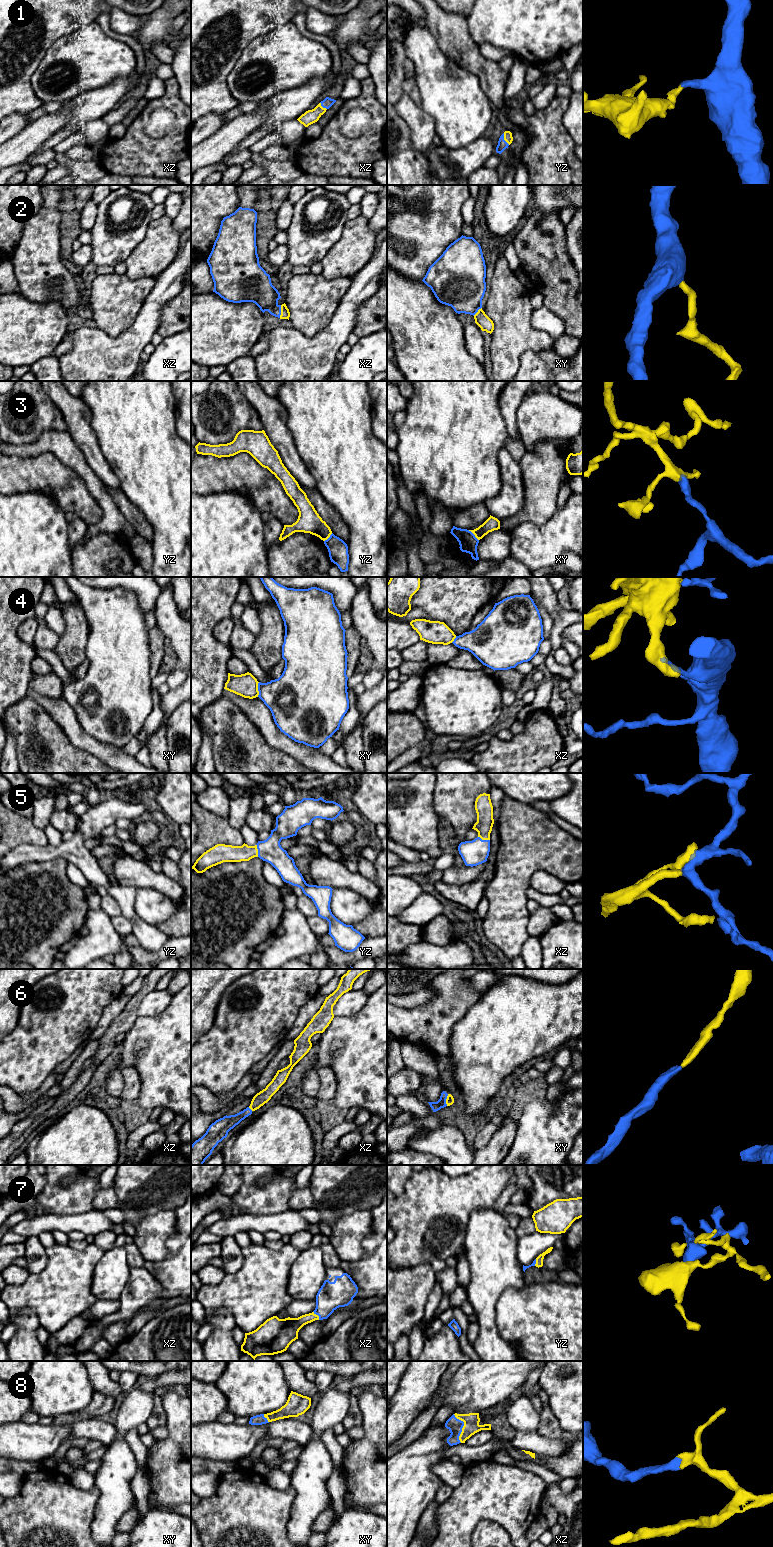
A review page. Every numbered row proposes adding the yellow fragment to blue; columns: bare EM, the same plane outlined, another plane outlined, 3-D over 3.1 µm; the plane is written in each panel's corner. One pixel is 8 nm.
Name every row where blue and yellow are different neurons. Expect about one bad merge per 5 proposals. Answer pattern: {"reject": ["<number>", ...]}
{"reject": ["3", "4"]}

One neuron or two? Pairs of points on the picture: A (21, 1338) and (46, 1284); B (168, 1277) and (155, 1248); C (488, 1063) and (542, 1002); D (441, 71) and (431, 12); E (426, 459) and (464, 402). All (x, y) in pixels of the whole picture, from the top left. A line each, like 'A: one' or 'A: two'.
A: two
B: two
C: one
D: two
E: one

